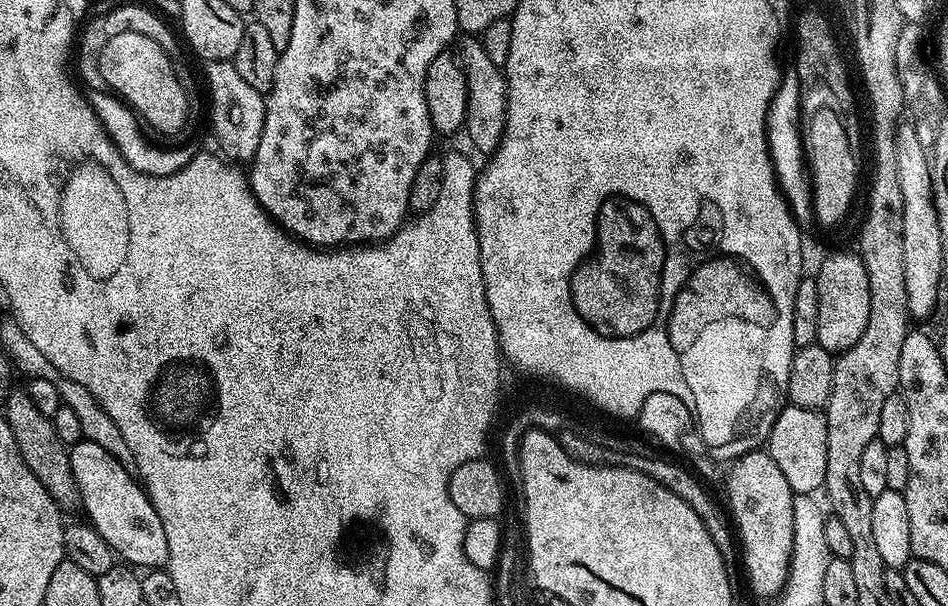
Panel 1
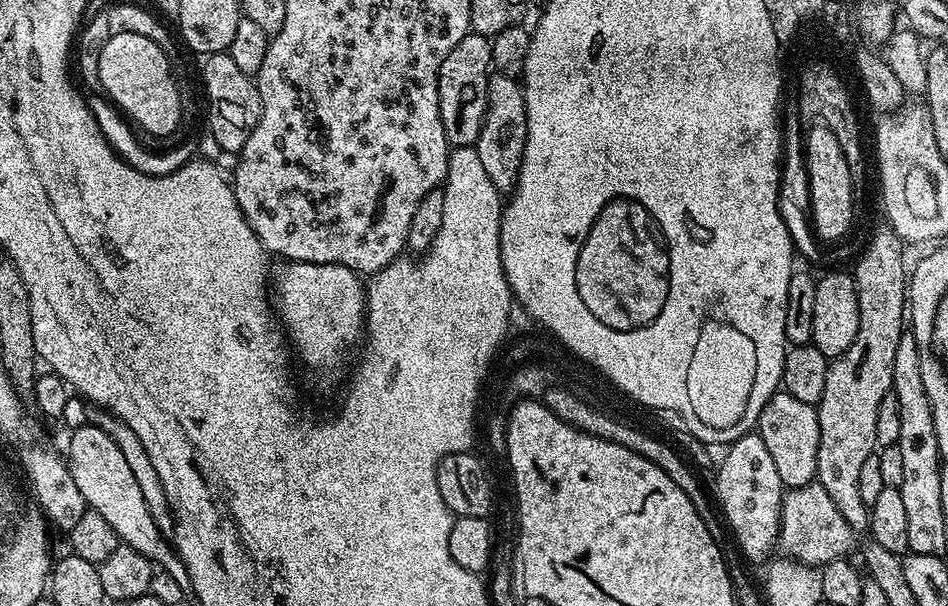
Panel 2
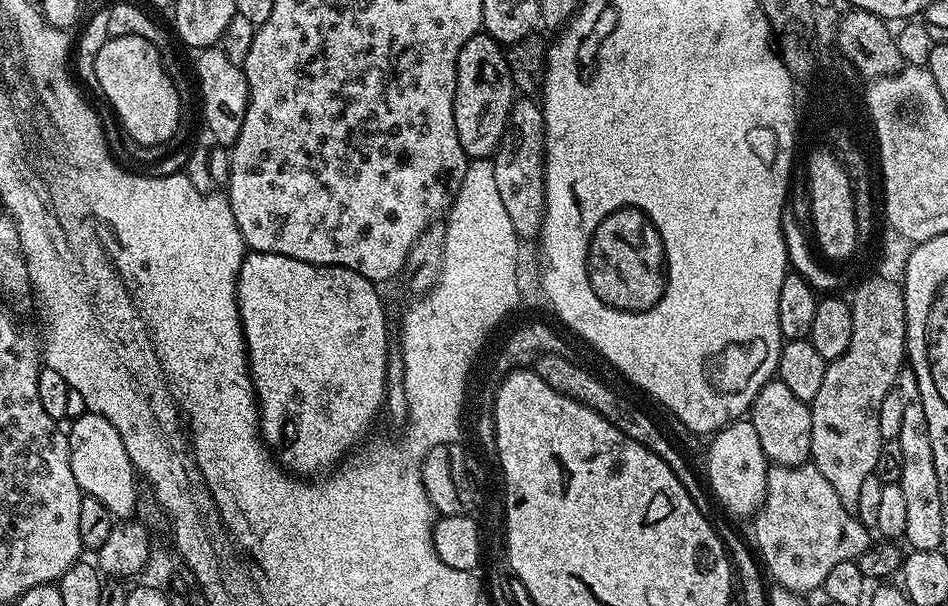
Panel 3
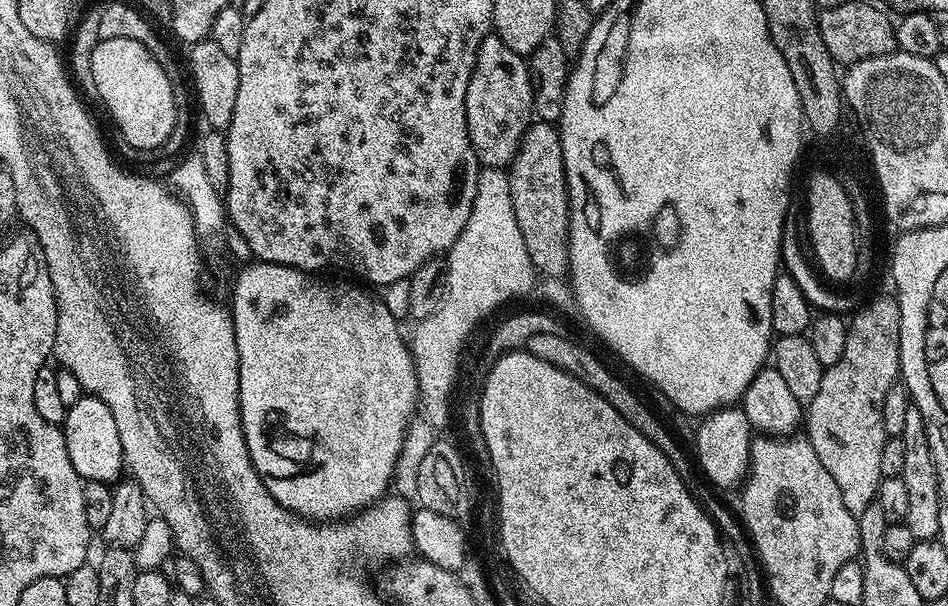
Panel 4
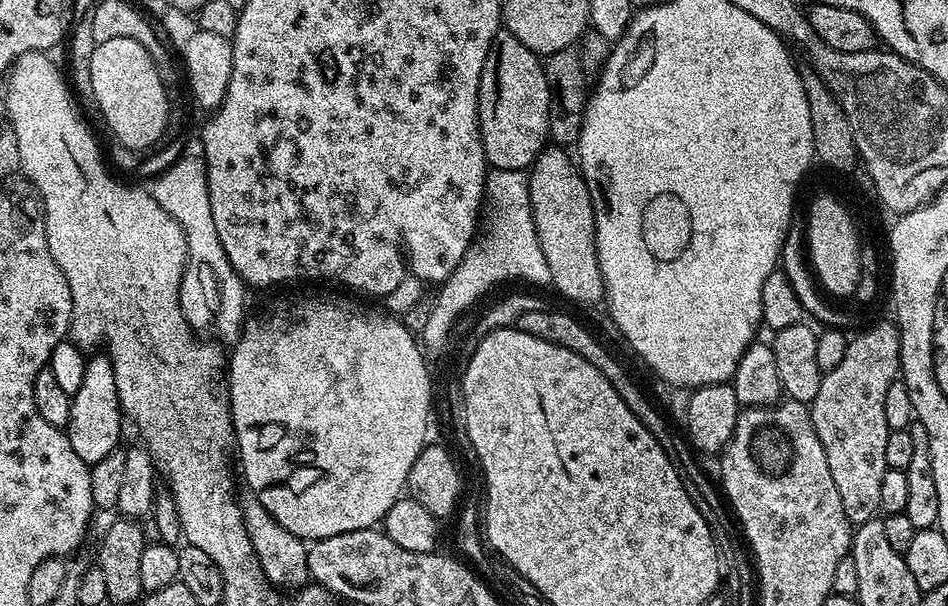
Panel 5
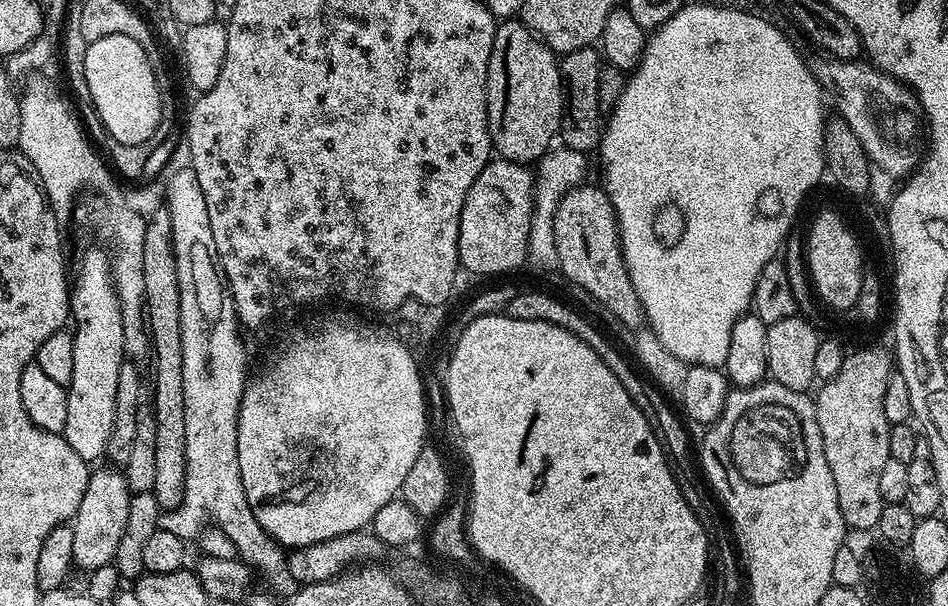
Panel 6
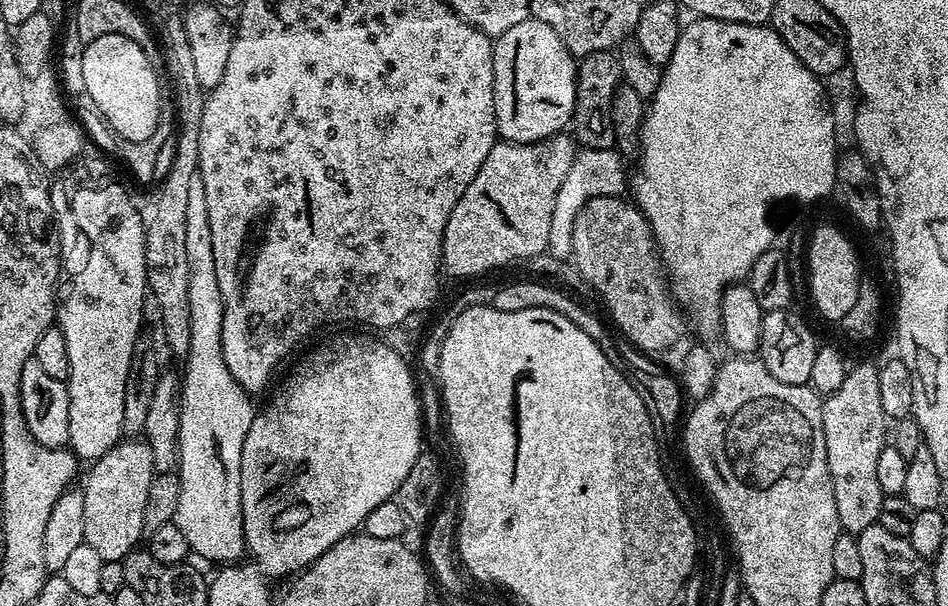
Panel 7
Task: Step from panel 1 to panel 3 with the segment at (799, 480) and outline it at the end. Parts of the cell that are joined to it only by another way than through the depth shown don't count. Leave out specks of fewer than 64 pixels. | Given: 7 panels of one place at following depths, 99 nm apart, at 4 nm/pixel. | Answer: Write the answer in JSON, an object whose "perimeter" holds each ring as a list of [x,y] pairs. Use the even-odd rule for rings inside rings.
{"perimeter":[[[779,378],[769,380],[766,386],[752,400],[750,419],[754,430],[758,430],[758,442],[762,442],[762,450],[768,455],[773,465],[782,468],[797,468],[799,464],[809,463],[812,454],[810,430],[812,429],[812,409],[805,401],[794,398],[794,393],[786,387],[786,382]]]}

